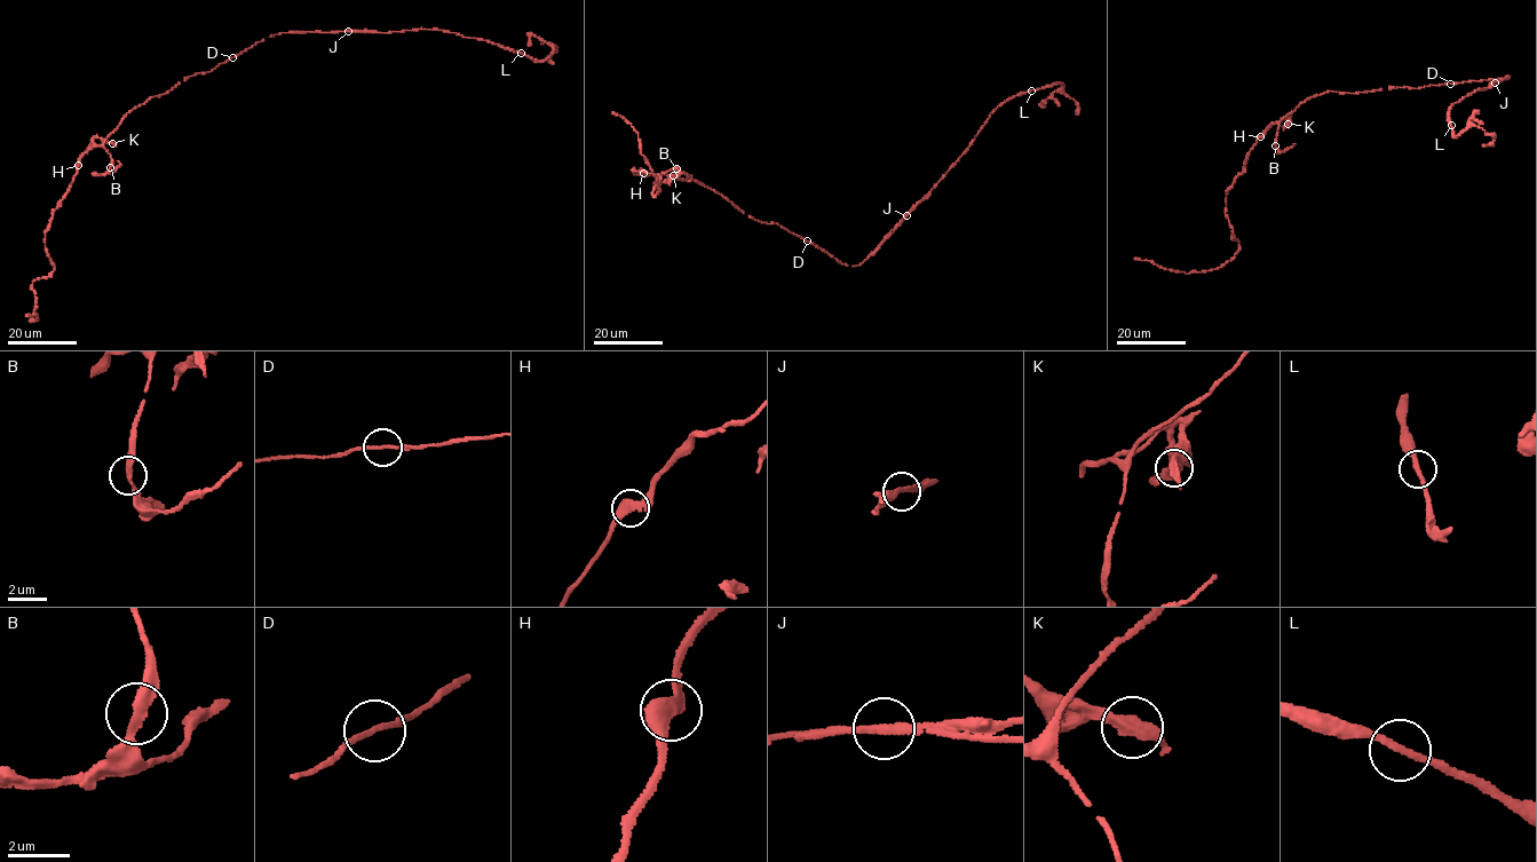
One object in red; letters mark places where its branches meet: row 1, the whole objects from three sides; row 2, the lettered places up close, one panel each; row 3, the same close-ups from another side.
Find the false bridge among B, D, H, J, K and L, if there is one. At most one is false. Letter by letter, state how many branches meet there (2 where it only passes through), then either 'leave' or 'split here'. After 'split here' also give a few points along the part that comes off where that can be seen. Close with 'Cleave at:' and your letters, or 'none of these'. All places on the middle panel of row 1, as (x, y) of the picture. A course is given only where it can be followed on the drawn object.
B: 2 branches meet; leave
D: 2 branches meet; leave
H: 2 branches meet; leave
J: 2 branches meet; split here; foreign part runs (906, 215), (871, 255)
K: 2 branches meet; leave
L: 2 branches meet; leave
Cleave at: J

